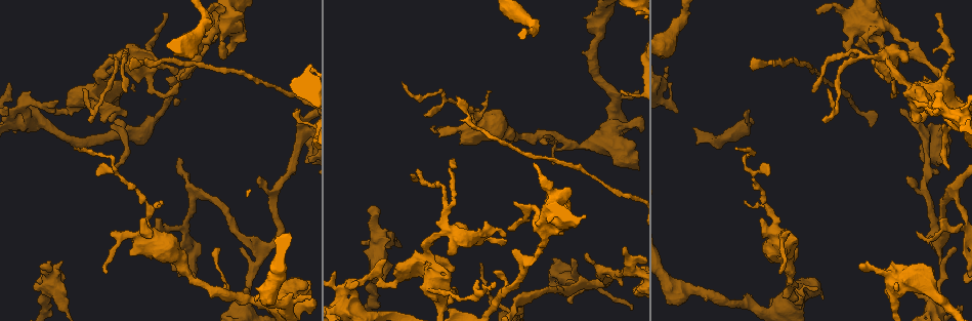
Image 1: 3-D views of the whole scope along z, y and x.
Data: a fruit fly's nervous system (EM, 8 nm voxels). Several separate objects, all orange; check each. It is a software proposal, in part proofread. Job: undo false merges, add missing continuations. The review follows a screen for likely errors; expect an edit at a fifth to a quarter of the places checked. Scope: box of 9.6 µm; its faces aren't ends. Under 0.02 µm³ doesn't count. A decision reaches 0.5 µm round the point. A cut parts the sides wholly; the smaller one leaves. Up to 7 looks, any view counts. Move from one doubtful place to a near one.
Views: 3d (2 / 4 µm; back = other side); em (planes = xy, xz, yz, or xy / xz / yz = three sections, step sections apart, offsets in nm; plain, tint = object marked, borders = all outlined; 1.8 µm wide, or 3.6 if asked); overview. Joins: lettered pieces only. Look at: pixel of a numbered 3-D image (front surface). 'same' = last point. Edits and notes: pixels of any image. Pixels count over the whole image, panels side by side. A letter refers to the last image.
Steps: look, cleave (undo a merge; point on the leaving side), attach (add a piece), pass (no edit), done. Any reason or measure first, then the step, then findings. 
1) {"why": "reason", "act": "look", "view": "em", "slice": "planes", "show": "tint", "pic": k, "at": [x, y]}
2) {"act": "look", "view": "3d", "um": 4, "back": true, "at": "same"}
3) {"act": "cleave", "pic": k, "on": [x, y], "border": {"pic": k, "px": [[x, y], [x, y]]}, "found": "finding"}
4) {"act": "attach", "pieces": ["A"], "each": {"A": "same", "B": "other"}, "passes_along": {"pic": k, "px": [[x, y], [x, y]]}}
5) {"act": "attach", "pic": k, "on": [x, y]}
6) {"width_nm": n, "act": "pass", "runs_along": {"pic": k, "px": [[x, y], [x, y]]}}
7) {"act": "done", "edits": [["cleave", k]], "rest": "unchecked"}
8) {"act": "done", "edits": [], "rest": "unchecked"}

{"why": "an open end", "act": "look", "view": "em", "slice": "planes", "show": "plain", "pic": 1, "at": [308, 140]}

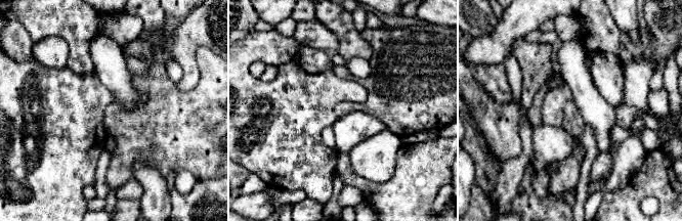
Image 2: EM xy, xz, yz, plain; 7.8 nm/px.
{"why": "see the neighbours", "act": "look", "view": "em", "slice": "planes", "show": "borders", "at": "same"}

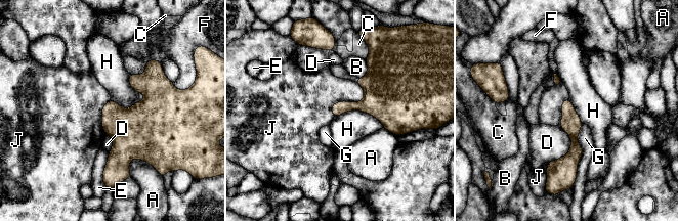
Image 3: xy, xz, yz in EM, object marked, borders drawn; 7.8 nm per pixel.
{"longest_contact_nm": ["G", 460], "act": "pass", "each": {"A": "other", "B": "other", "C": "other", "D": "other", "E": "other", "F": "other", "G": "other", "H": "other", "J": "other"}, "runs_along": {"pic": 3, "px": [[567, 102], [574, 156], [564, 171]]}, "found": "none of them fits"}

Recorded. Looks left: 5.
{"why": "arms run side by side", "act": "look", "view": "em", "slice": "planes", "show": "borders", "pic": 1, "at": [919, 96]}

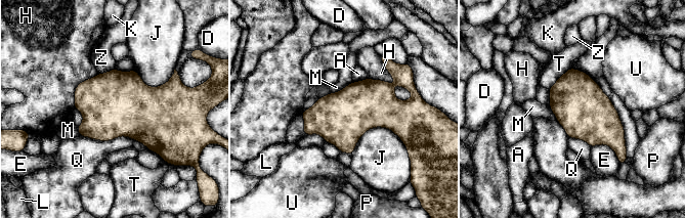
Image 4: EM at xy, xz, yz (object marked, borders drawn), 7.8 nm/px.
{"longest_contact_nm": ["J", 440], "act": "pass", "each": {"A": "other", "D": "other", "E": "other", "H": "other", "J": "other", "K": "other", "L": "other", "M": "other", "P": "other", "Q": "other", "T": "other", "U": "other", "Z": "other"}, "border": {"pic": 4, "px": [[352, 81], [338, 91], [331, 93]]}, "found": "continuous, no second cell"}

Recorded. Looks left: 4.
{"why": "calibre changes", "act": "look", "view": "em", "slice": "yz", "step": 16, "show": "borders", "pic": 1, "at": [946, 113]}

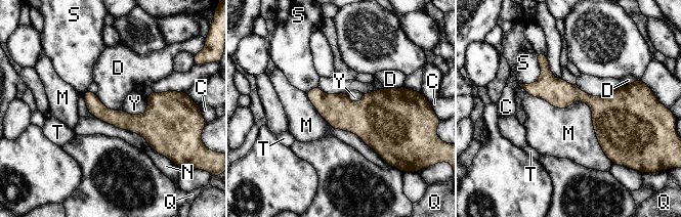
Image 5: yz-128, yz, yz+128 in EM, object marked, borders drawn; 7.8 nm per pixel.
{"act": "pass", "each": {"C": "other", "D": "other", "M": "other", "N": "other", "Q": "other", "S": "other", "T": "other", "Y": "other"}, "border": {"pic": 5, "px": [[95, 94], [105, 106], [123, 111]]}, "found": "all the same cell"}

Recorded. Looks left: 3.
{"act": "done", "edits": [], "rest": "unchecked"}

